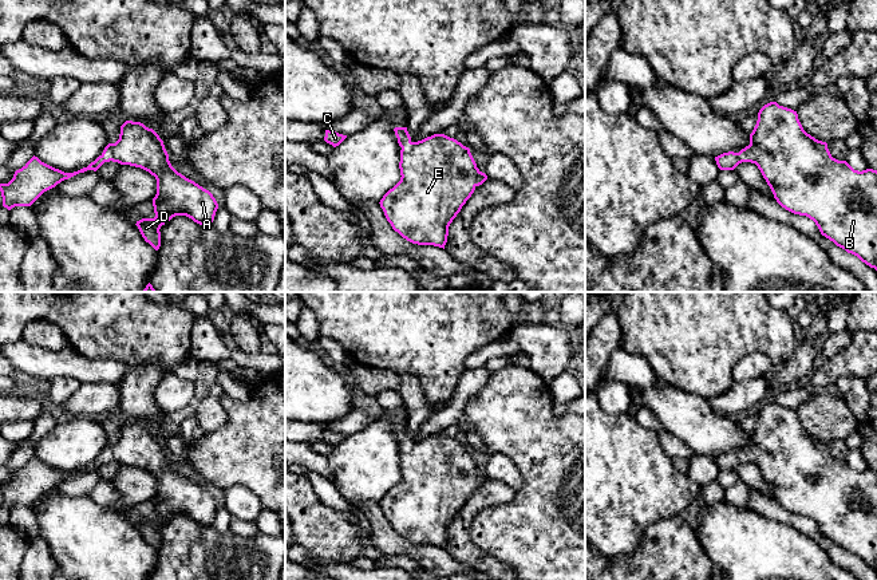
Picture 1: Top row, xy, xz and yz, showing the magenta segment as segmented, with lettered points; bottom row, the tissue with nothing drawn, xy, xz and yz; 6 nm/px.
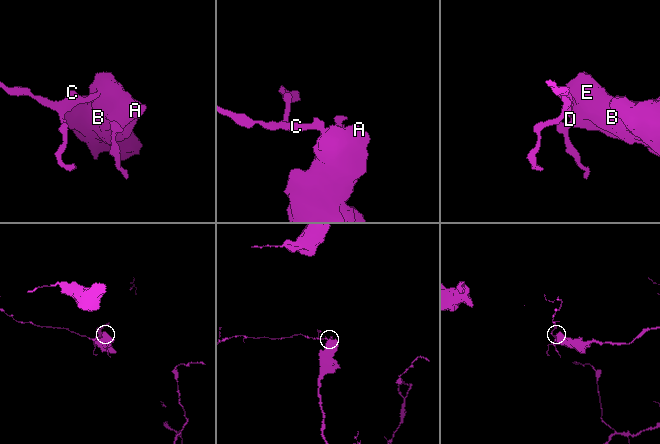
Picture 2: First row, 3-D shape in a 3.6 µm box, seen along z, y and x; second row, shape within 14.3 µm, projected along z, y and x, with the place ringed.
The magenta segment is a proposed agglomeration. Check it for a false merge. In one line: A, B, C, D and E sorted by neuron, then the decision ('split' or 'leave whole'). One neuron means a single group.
groups A B C D E; leave whole

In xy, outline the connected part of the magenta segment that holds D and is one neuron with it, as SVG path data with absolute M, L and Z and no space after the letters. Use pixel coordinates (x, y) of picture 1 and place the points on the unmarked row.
M126 421L121 426L119 439L108 443L103 453L74 473L55 469L37 457L32 457L21 469L16 470L8 484L0 484L3 506L31 506L44 492L55 488L87 470L96 472L104 462L118 462L149 472L157 480L157 494L153 498L154 518L142 518L137 526L155 551L161 547L161 526L175 516L186 516L194 522L210 526L218 504L213 494L178 473L169 461L163 441L141 422Z

